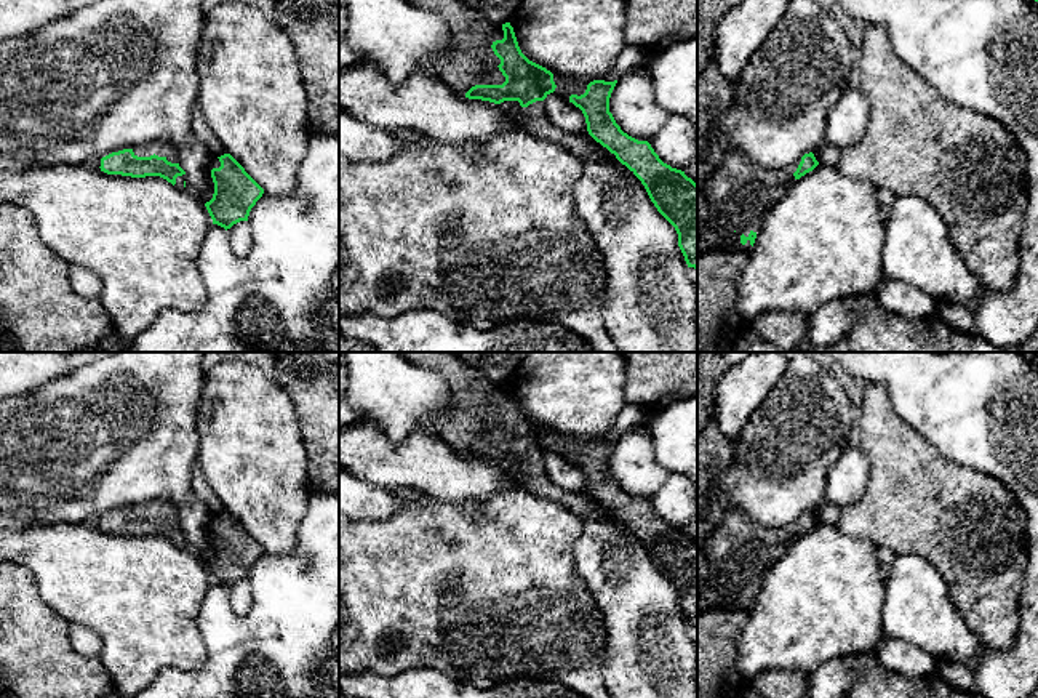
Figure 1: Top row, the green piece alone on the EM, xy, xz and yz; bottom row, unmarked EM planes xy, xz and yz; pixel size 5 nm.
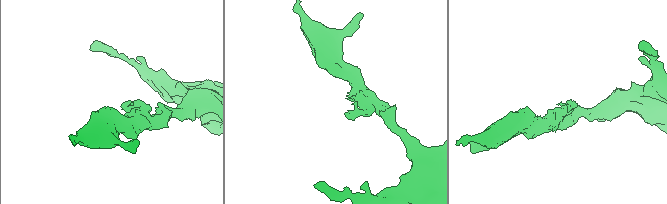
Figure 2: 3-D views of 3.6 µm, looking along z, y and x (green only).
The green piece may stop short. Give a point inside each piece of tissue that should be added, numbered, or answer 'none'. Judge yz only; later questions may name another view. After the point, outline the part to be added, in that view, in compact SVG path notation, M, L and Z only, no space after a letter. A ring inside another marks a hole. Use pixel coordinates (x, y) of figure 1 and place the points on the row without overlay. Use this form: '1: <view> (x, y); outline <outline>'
none

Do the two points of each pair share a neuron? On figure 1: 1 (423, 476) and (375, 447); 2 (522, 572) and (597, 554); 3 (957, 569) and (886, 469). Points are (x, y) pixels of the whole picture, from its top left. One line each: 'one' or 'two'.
1: one
2: two
3: one

